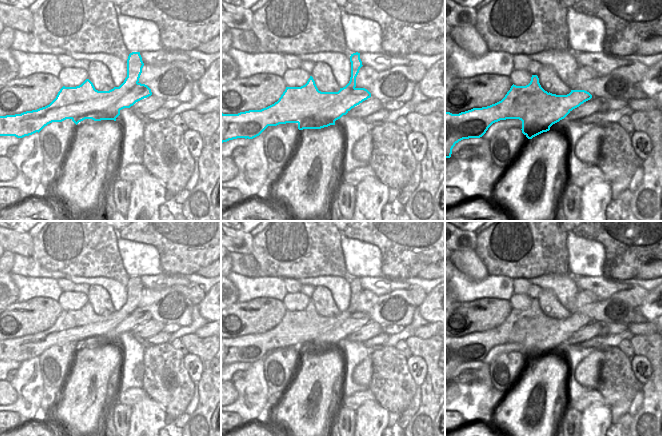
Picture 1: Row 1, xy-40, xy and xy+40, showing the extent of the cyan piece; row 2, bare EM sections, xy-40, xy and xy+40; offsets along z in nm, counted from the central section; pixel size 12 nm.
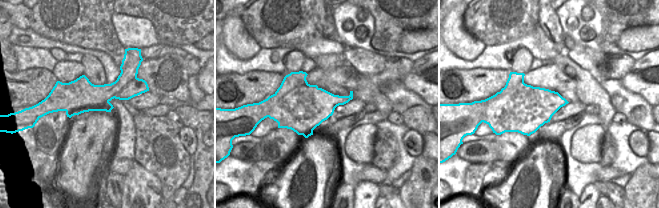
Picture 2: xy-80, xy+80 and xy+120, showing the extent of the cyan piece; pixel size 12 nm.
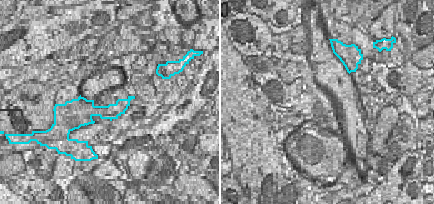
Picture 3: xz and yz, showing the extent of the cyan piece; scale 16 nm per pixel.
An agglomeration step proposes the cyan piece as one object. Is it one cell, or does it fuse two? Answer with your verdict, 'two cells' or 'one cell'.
two cells

